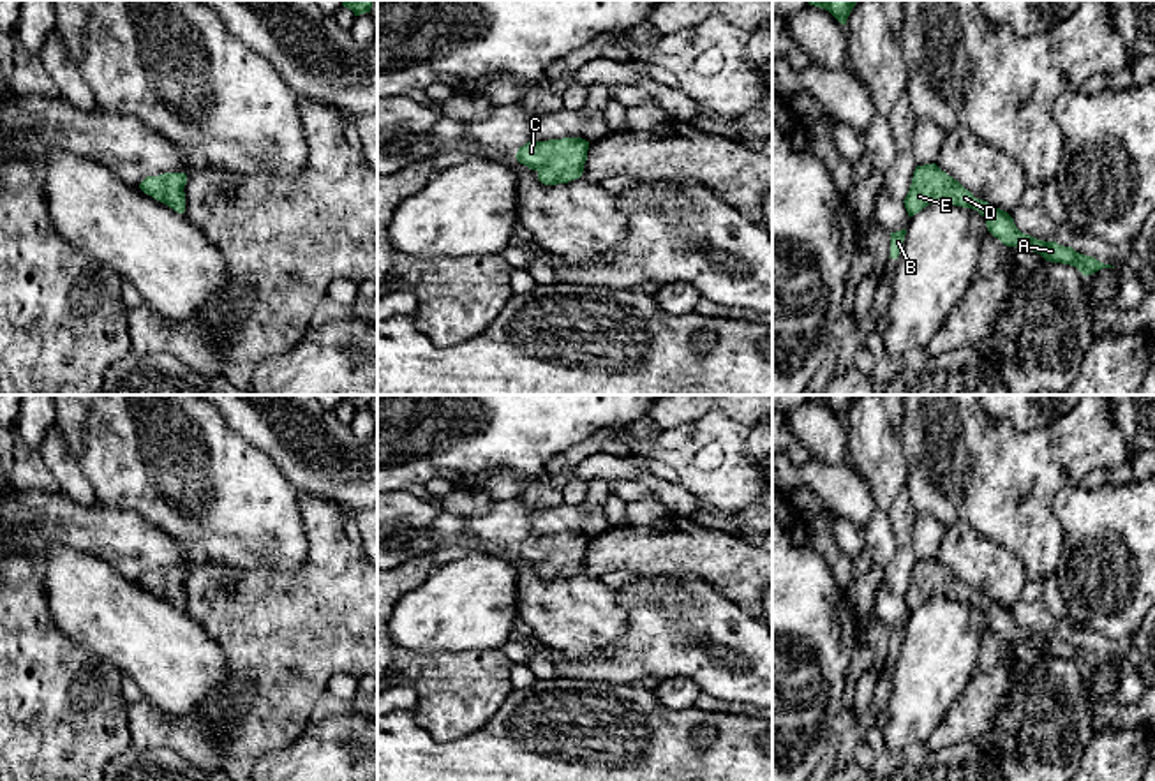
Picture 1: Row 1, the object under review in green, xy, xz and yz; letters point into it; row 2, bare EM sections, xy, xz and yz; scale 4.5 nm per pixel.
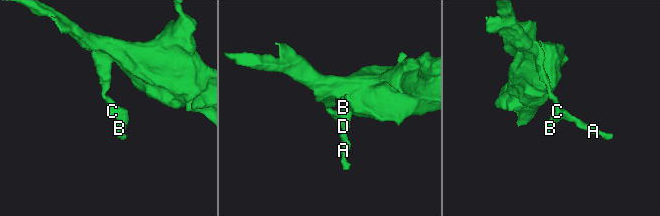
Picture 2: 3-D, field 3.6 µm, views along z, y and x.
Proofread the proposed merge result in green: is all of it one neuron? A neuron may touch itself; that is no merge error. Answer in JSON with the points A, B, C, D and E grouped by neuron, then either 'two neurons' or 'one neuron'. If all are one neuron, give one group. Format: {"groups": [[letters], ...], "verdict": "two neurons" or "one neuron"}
{"groups": [["A", "B", "C", "D", "E"]], "verdict": "one neuron"}

